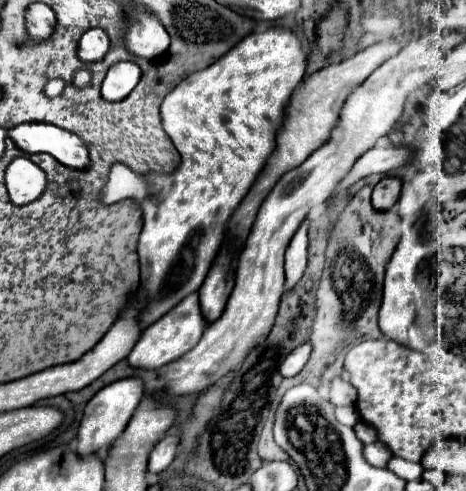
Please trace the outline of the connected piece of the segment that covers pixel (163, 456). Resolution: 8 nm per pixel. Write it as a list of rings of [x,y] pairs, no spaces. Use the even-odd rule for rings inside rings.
[[[166,435],[162,441],[156,443],[156,449],[150,453],[148,461],[148,473],[158,475],[170,467],[170,463],[176,457],[176,435]]]

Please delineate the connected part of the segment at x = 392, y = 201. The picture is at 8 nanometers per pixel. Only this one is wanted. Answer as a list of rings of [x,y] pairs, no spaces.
[[[384,177],[372,193],[372,207],[378,211],[388,211],[396,205],[396,201],[400,199],[400,191],[402,191],[402,181],[398,177]]]

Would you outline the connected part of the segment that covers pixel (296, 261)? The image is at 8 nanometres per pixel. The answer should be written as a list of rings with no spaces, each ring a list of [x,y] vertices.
[[[304,221],[298,231],[294,233],[288,249],[286,249],[286,283],[288,287],[294,287],[304,269],[306,269],[306,261],[308,261],[308,221]]]

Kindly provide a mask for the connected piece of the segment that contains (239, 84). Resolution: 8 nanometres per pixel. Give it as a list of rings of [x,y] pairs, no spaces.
[[[270,27],[262,33],[250,33],[248,37],[244,37],[244,41],[240,41],[240,45],[236,45],[236,49],[232,49],[232,53],[226,53],[220,61],[212,63],[210,67],[188,75],[164,97],[160,107],[162,127],[172,139],[178,153],[182,155],[182,163],[172,175],[138,175],[126,165],[112,165],[102,201],[114,203],[124,197],[132,197],[142,205],[144,211],[144,227],[137,246],[142,285],[138,301],[138,321],[142,329],[146,329],[148,325],[150,327],[142,333],[142,337],[128,355],[128,363],[132,367],[160,369],[180,359],[184,353],[188,353],[188,349],[192,349],[200,341],[204,329],[208,327],[208,321],[200,311],[200,299],[194,291],[200,289],[222,245],[222,237],[226,233],[226,225],[234,209],[238,209],[242,199],[254,187],[258,175],[264,171],[272,151],[276,149],[276,135],[284,125],[290,95],[300,83],[304,67],[306,55],[300,49],[298,37],[290,29]]]

